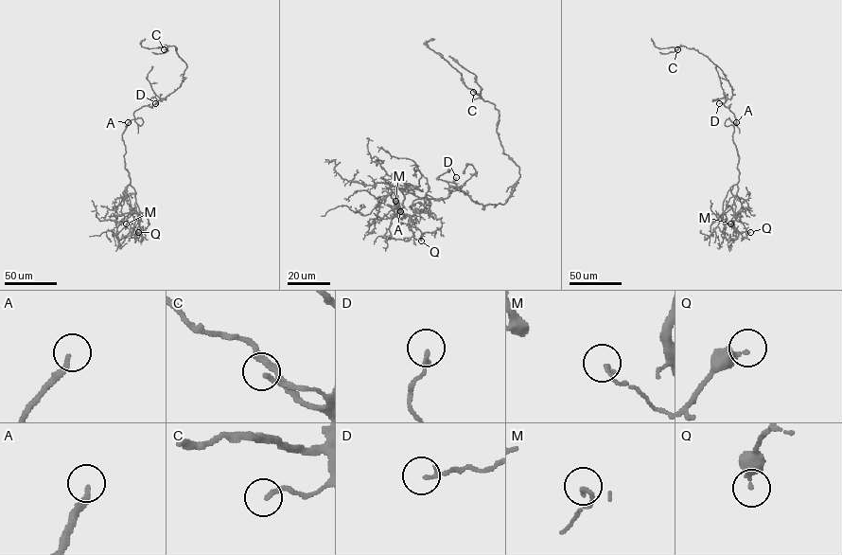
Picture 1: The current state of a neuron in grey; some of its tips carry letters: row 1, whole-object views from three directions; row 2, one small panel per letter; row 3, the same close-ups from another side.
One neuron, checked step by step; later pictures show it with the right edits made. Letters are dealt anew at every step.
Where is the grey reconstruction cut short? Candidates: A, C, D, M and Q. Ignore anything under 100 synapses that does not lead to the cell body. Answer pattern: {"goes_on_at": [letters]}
{"goes_on_at": ["A"]}

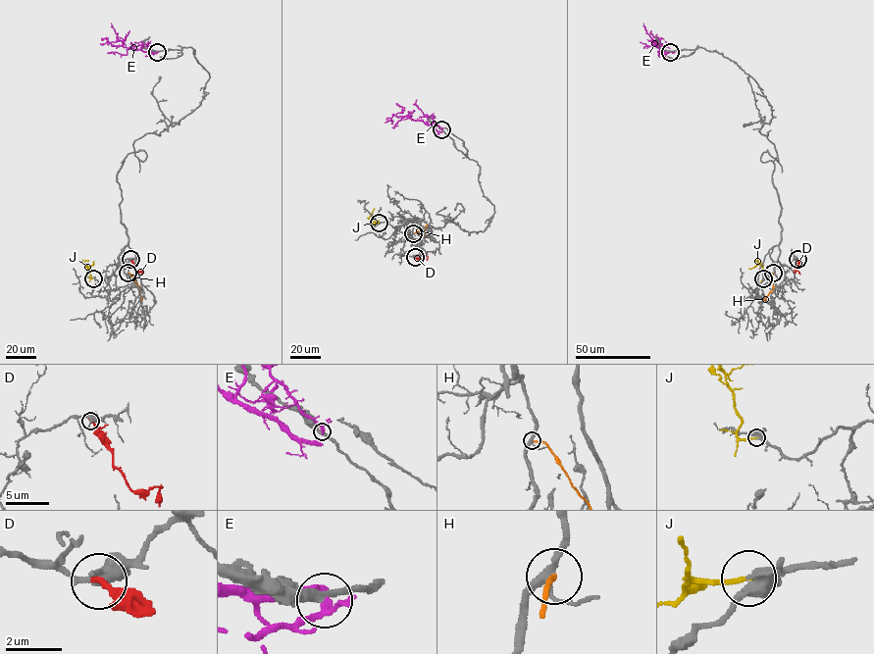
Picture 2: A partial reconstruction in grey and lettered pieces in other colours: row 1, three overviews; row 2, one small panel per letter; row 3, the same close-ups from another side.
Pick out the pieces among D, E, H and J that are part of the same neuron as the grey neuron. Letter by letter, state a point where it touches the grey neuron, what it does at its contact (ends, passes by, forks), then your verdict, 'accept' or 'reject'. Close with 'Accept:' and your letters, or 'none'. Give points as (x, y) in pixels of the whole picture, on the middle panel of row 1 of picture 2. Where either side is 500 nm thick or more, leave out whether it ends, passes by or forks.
D: (415, 257) | reject
E: (441, 129) | it forks | reject
H: (413, 233) | it ends | reject
J: (379, 223) | it ends | accept
Accept: J

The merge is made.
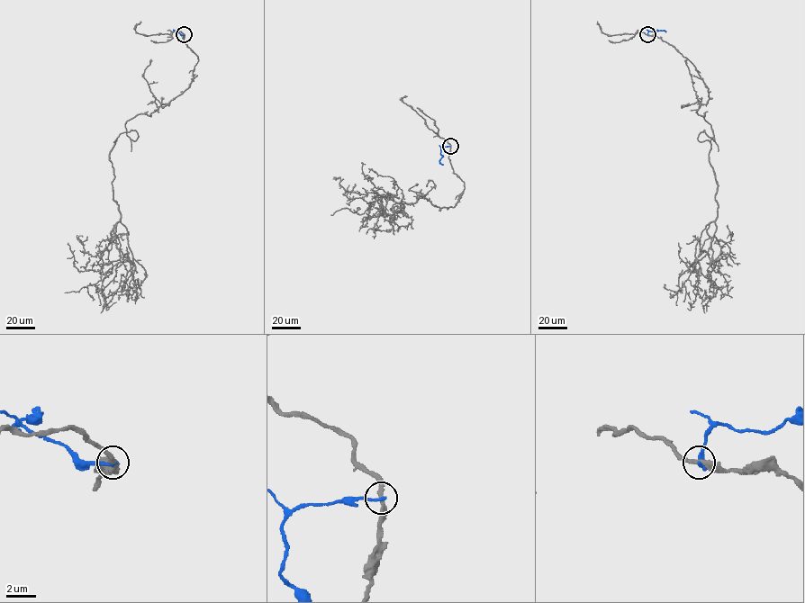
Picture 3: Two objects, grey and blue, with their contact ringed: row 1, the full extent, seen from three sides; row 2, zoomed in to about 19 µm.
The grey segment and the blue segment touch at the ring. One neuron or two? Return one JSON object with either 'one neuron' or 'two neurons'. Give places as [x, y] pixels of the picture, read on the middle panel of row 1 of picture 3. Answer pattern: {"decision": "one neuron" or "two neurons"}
{"decision": "two neurons"}

